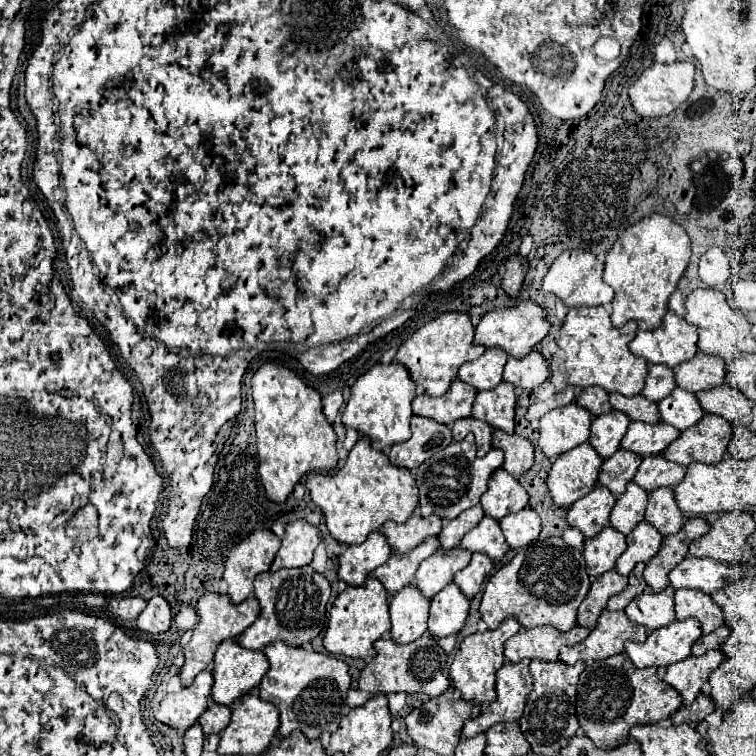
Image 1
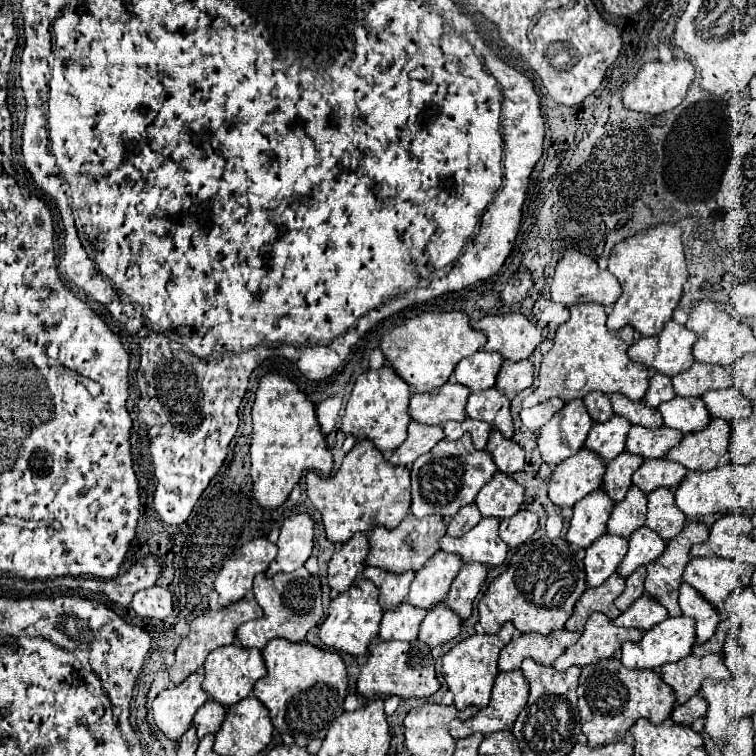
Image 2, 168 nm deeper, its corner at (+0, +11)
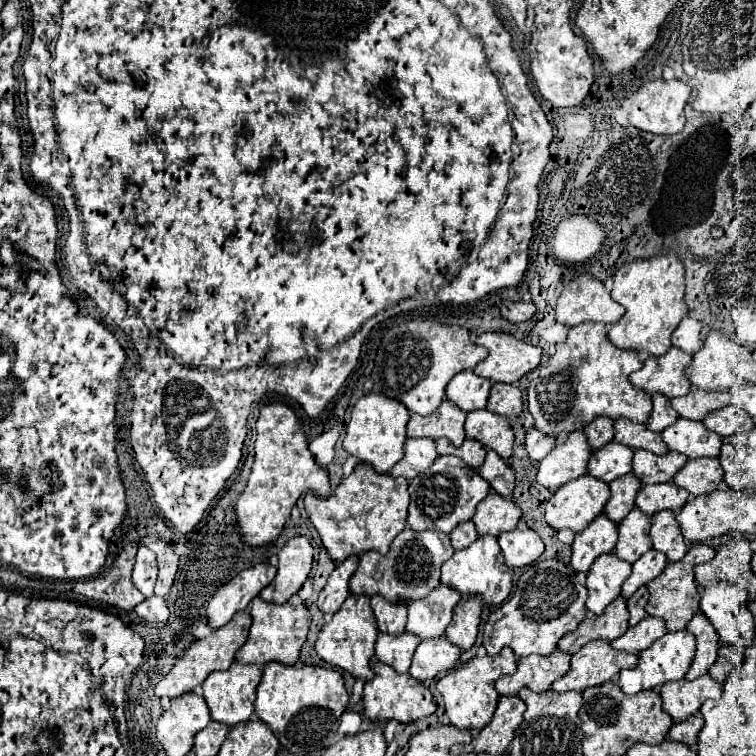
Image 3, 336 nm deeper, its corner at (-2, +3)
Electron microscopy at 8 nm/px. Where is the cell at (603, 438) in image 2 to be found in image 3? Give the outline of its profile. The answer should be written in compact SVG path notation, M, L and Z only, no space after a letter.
M610 441L608 445L596 449L588 461L588 473L606 483L630 471L632 471L632 449L620 445L618 441Z

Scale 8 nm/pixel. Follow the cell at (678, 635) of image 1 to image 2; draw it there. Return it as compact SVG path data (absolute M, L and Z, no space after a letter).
M668 617L666 621L658 623L656 627L652 627L650 631L644 633L644 637L638 643L624 643L622 645L622 665L626 665L626 669L658 669L666 663L676 663L684 657L690 655L690 649L694 645L696 633L694 633L694 619L690 617Z

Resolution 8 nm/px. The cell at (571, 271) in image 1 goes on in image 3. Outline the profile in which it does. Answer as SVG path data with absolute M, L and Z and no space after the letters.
M588 273L576 275L562 291L556 303L556 321L562 325L578 325L582 321L616 323L624 315L622 305L618 305L604 283Z

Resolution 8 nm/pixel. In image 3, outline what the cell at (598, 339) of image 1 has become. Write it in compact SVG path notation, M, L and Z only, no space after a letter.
M586 321L572 327L568 339L556 345L556 353L548 359L548 365L536 371L536 389L528 389L528 411L534 417L534 427L558 437L584 429L598 415L610 419L628 417L636 423L646 423L652 411L650 395L636 389L628 379L640 365L642 361L634 349L616 349L610 343L604 323Z

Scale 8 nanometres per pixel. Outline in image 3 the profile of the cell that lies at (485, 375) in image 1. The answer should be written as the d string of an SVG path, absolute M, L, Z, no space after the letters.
M464 369L446 387L446 399L454 401L462 411L486 407L492 381L474 373L474 369Z

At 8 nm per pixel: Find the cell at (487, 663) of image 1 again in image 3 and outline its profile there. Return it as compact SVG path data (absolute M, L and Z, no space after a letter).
M504 647L496 657L492 655L474 657L458 669L450 669L448 675L436 683L436 689L444 697L450 723L456 725L458 729L482 729L484 725L488 725L492 721L498 703L498 693L494 689L494 683L498 677L514 671L516 671L516 655L512 653L510 647Z

